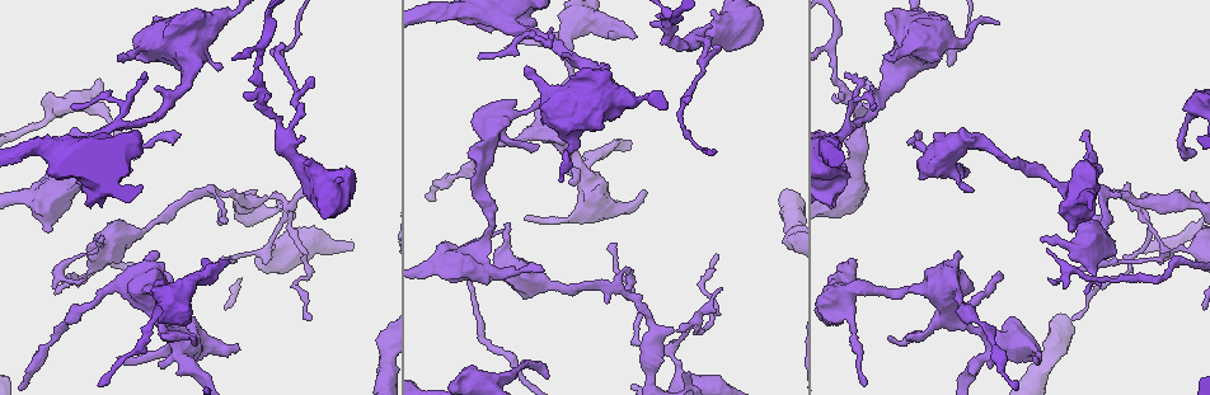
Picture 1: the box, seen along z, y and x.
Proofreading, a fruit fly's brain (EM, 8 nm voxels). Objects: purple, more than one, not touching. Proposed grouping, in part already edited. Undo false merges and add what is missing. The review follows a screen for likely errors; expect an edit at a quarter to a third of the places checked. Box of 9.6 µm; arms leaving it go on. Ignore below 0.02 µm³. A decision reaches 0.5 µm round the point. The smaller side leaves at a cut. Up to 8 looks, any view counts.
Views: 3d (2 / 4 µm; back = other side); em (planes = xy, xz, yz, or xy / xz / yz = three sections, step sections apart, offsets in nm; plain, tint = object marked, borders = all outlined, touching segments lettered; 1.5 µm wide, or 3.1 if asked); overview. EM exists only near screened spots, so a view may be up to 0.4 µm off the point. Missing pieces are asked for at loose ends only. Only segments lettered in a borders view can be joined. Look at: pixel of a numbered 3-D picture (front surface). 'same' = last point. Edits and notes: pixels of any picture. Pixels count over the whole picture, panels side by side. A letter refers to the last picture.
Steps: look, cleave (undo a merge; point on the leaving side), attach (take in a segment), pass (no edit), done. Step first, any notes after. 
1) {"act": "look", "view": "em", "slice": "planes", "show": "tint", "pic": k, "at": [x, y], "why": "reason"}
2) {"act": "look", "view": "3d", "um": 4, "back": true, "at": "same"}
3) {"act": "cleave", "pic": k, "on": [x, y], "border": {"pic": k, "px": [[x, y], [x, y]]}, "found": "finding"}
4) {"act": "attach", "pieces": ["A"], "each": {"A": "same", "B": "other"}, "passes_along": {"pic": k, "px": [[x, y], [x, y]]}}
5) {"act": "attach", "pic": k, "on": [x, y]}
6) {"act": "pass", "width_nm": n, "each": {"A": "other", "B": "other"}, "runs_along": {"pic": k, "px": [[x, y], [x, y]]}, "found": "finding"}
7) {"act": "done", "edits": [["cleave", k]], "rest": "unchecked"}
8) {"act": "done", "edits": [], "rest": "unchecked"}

{"act": "look", "view": "em", "slice": "planes", "show": "borders", "pic": 1, "at": [310, 317]}

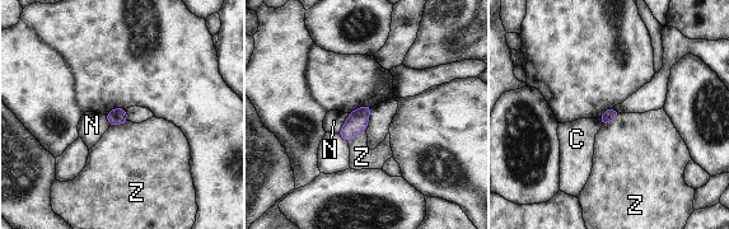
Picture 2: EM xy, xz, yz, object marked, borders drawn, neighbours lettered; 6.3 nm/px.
{"act": "pass", "each": {"C": "other", "N": "other", "Z": "other"}, "found": "none of them fits"}

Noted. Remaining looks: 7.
{"act": "look", "view": "3d", "um": 4, "pic": 1, "at": [1089, 131], "why": "branch stops here"}

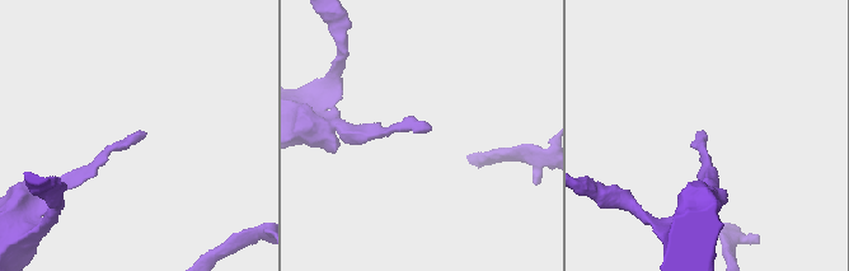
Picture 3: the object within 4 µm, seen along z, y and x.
{"act": "look", "view": "em", "slice": "xy", "step": 4, "show": "borders", "pic": 3, "at": [703, 134], "why": "shape alone is not enough"}

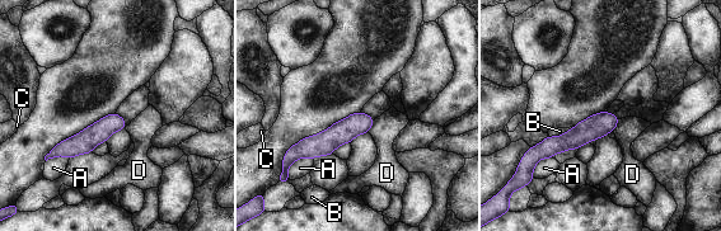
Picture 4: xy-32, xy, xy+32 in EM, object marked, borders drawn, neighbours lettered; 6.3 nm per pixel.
{"act": "look", "view": "em", "slice": "planes", "show": "borders", "at": "same", "why": "cut it another way"}

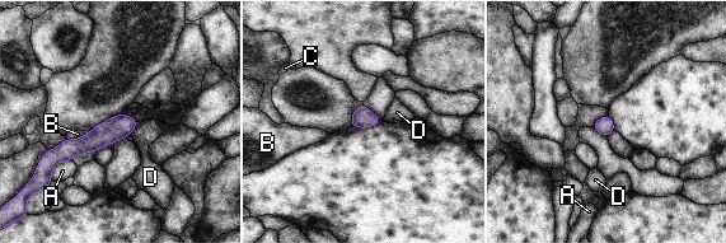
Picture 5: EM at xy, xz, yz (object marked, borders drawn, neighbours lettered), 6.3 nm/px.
{"act": "pass", "each": {"A": "other", "B": "other", "C": "other", "D": "other"}, "border": {"pic": 5, "px": [[137, 122], [130, 134]]}, "found": "none of them fits"}

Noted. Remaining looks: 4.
{"act": "look", "view": "em", "slice": "planes", "show": "plain", "pic": 1, "at": [620, 292], "why": "branch point"}

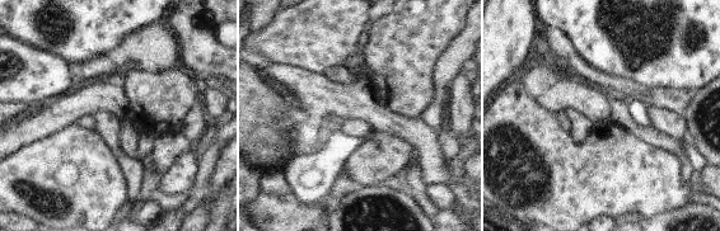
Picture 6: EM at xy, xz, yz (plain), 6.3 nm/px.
{"act": "look", "view": "em", "slice": "planes", "show": "tint", "at": "same", "why": "where the object lies"}

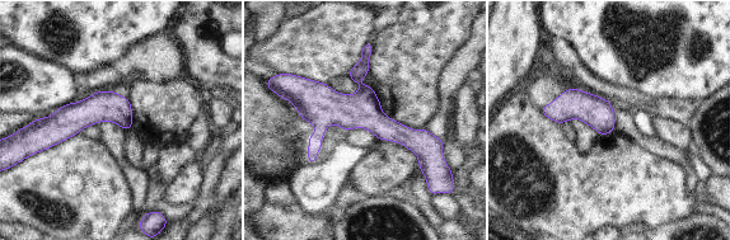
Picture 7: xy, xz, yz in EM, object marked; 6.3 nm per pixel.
{"act": "look", "view": "em", "slice": "planes", "show": "borders", "at": "same"}

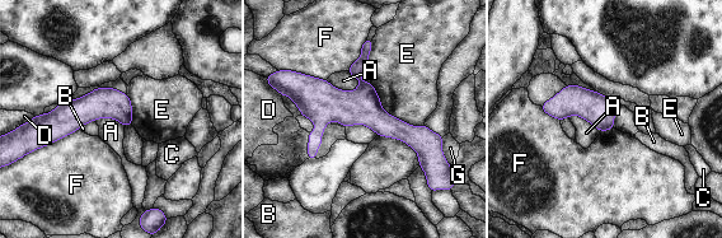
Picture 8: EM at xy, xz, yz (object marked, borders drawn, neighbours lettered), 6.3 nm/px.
{"act": "pass", "each": {"A": "other", "B": "other", "C": "other", "D": "other", "E": "other", "F": "other", "G": "other"}, "border": {"pic": 8, "px": [[79, 129], [42, 148]]}, "found": "one neuron here"}

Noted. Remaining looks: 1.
{"act": "look", "view": "em", "slice": "planes", "show": "borders", "pic": 1, "at": [174, 143], "why": "free end"}

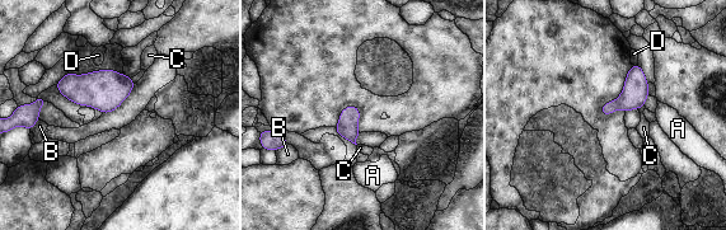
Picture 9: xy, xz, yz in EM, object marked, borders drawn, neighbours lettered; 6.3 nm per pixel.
{"act": "pass", "each": {"A": "other", "B": "other", "C": "other", "D": "other"}, "border": {"pic": 9, "px": [[130, 78], [135, 83]]}, "found": "none of them fits"}

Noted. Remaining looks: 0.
{"act": "done", "edits": [], "rest": "unchecked"}

